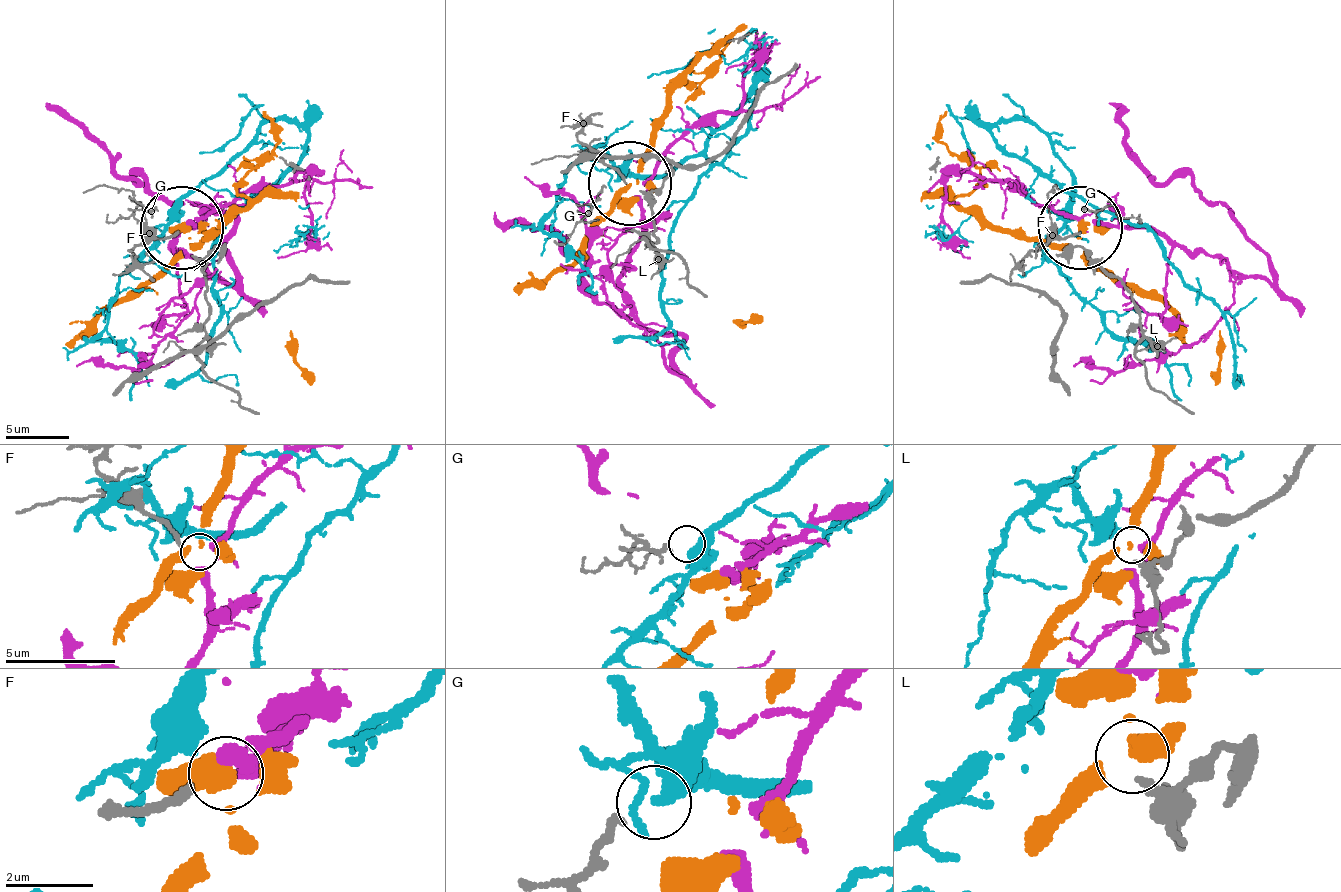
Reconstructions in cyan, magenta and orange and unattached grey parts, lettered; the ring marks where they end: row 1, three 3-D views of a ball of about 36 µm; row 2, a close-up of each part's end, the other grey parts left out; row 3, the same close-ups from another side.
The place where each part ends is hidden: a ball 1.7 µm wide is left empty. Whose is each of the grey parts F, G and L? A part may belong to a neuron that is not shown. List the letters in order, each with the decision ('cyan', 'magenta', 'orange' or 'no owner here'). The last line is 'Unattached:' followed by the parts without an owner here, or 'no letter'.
F: no owner here
G: cyan
L: no owner here
Unattached: F, L

